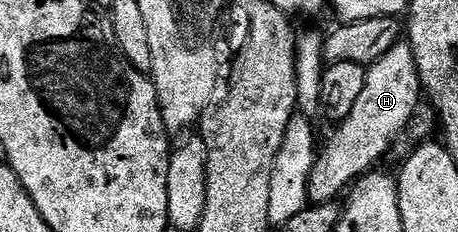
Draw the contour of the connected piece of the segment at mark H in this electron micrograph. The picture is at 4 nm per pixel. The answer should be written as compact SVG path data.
M407 41L397 42L394 48L390 48L390 52L386 52L386 56L382 56L382 60L378 60L374 65L367 67L367 71L366 84L358 96L358 101L354 103L350 116L346 116L346 120L335 127L336 135L329 140L328 147L325 150L323 147L322 153L317 157L316 165L308 180L309 203L319 204L337 201L341 197L339 194L344 189L345 193L357 179L369 173L375 167L372 165L395 144L396 137L407 128L408 121L416 114L416 105L419 104L420 98L422 102L418 68L414 64L412 47L408 45Z

